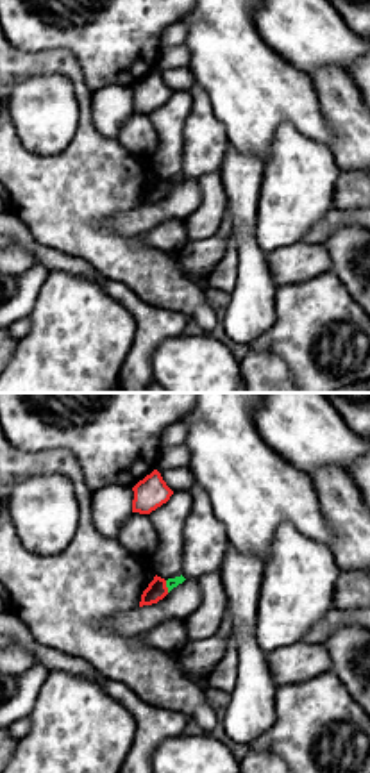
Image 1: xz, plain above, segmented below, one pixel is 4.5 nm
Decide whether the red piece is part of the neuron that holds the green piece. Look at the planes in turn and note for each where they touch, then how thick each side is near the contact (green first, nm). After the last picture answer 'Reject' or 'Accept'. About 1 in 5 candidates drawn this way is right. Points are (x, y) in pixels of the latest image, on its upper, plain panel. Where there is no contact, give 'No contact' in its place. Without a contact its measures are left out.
Touches green at (167, 186). Thickness 50 nm (green) against 90 nm

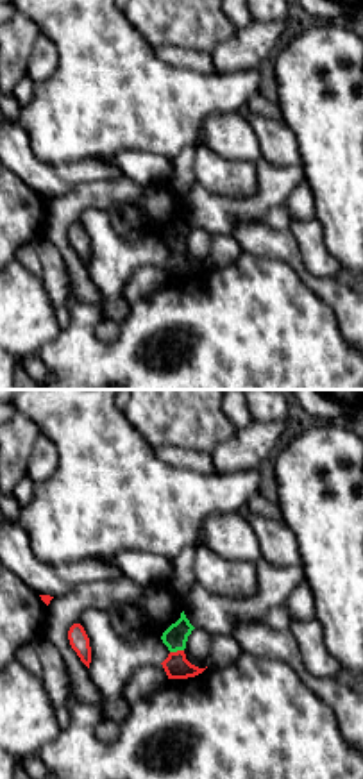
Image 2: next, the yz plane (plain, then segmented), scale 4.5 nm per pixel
Touches green at (176, 251). Thickness 110 nm (green) against 110 nm

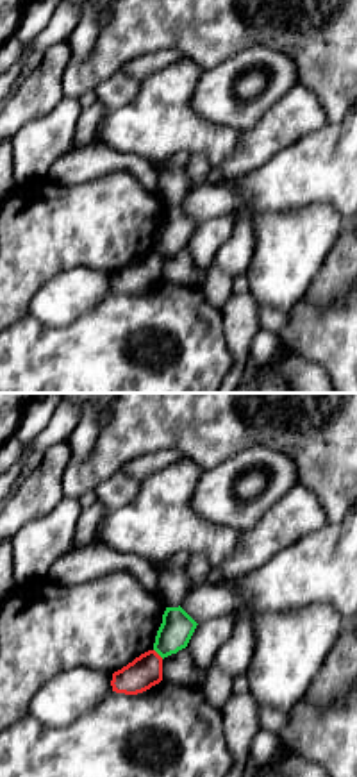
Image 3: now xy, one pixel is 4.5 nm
Touches green at (159, 254). Thickness 150 nm (green) against 150 nm

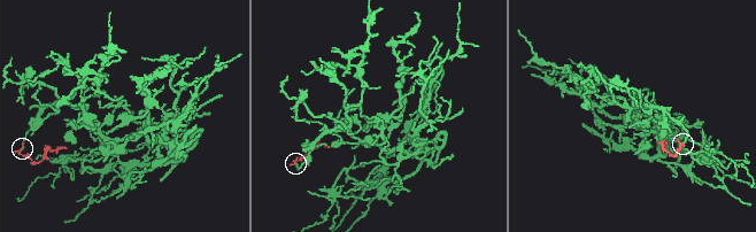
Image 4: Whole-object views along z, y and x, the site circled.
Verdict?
Reject

